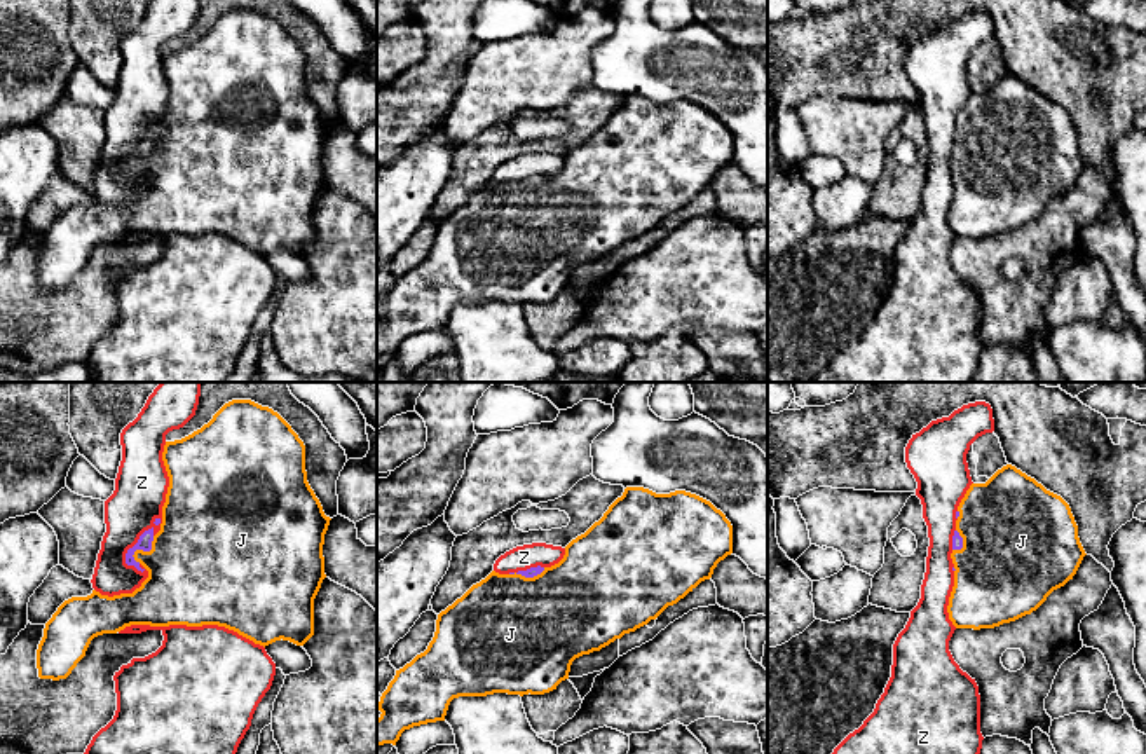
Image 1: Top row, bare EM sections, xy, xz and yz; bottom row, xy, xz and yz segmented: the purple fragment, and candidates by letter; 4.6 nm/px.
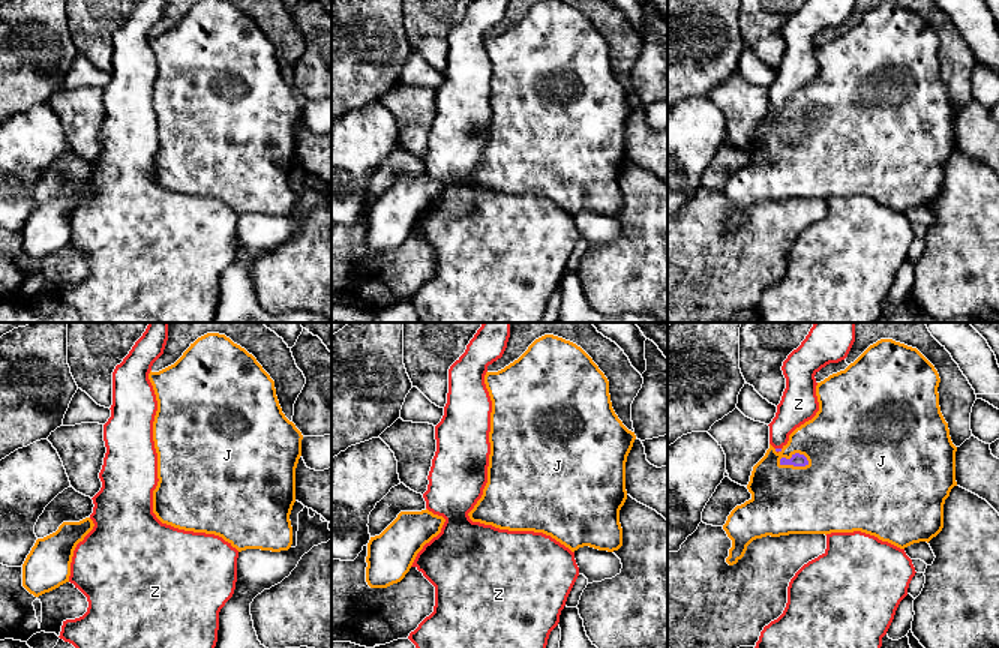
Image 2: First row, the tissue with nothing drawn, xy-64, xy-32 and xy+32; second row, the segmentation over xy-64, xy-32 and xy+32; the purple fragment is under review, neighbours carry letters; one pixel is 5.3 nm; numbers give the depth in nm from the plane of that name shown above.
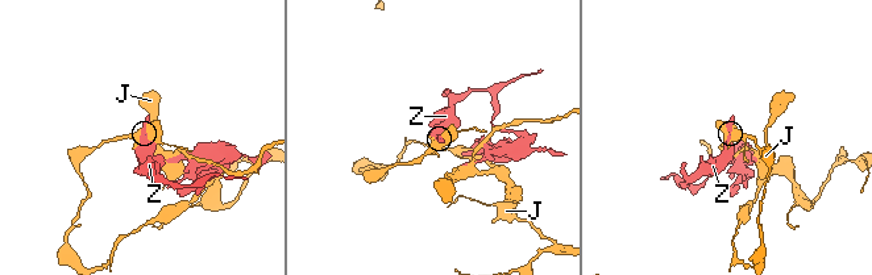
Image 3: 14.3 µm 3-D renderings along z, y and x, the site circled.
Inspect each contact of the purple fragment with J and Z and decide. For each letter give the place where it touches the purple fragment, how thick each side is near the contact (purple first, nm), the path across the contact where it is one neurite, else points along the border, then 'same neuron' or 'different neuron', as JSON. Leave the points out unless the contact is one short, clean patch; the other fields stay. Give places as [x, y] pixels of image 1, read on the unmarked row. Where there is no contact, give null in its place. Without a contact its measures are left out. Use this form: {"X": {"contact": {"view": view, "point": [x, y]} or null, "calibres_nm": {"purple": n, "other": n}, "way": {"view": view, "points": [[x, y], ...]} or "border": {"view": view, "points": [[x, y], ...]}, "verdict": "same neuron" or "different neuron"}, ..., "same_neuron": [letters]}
{"J": {"contact": {"view": "xy", "point": [143, 159]}, "calibres_nm": {"purple": 70, "other": 440}, "way": {"view": "xy", "points": [[145, 149], [143, 159], [196, 173]]}, "verdict": "same neuron"}, "Z": {"contact": {"view": "xy", "point": [133, 156]}, "calibres_nm": {"purple": 70, "other": 240}, "border": {"view": "xy", "points": [[159, 126], [126, 163], [126, 171], [142, 182]]}, "verdict": "different neuron"}, "same_neuron": ["J"]}

